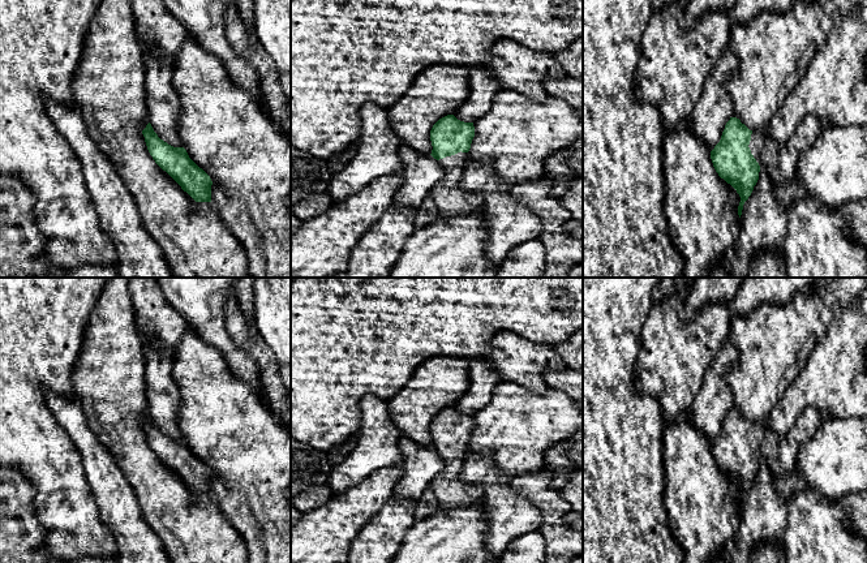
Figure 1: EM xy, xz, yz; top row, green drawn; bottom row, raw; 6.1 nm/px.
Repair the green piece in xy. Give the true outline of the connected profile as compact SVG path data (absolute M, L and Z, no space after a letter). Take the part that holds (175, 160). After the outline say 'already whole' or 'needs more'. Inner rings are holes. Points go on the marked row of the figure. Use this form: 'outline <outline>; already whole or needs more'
outline M149 123L142 130L147 150L155 163L166 171L196 202L211 202L210 176L199 168L184 147L173 147L160 139Z; already whole

